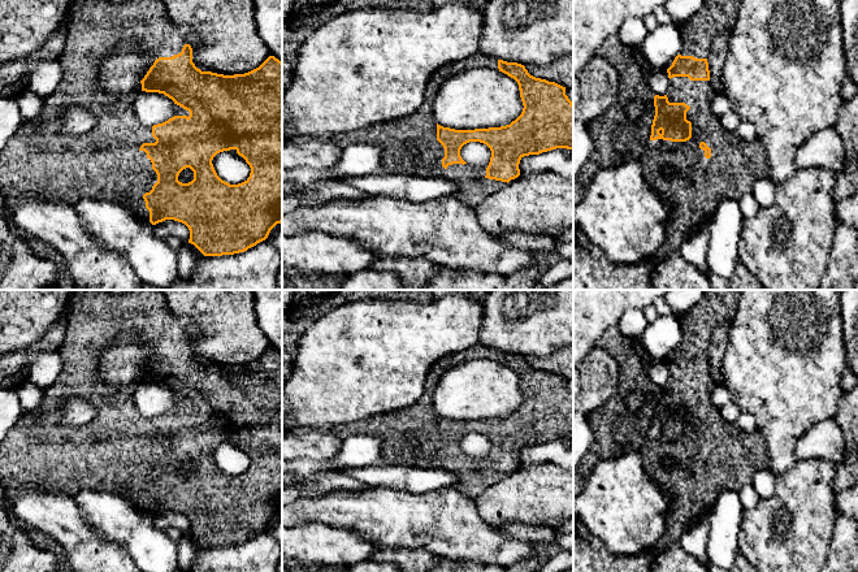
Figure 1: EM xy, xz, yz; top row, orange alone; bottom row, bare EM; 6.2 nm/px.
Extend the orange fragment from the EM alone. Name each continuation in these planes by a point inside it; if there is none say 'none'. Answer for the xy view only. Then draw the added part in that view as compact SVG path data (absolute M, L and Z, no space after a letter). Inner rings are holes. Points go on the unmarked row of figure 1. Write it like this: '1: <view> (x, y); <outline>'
1: xy (105, 455); M69 290L68 304L65 307L64 313L66 316L66 333L62 344L58 348L58 354L62 360L62 369L56 382L44 390L39 408L46 413L46 416L34 428L30 428L25 417L22 417L3 439L3 442L0 443L0 484L10 485L10 486L35 485L47 491L65 493L70 497L73 497L75 493L81 490L116 493L122 497L126 497L140 511L150 514L150 502L146 499L146 493L143 490L143 486L152 481L152 477L157 473L157 465L152 460L152 454L147 448L147 445L144 442L140 442L139 439L143 434L155 434L156 430L152 428L152 419L143 416L134 403L133 394L135 389L142 384L142 374L140 373L136 374L134 380L129 384L107 384L100 374L99 356L107 348L113 346L120 335L129 335L129 337L138 335L152 354L155 354L159 348L172 348L174 346L181 344L183 337L188 335L191 321L186 317L174 316L170 313L170 311L166 308L165 296L161 292L161 290L127 290L121 295L114 295L108 290ZM73 398L81 398L86 400L95 410L94 419L86 425L70 426L62 422L64 407Z

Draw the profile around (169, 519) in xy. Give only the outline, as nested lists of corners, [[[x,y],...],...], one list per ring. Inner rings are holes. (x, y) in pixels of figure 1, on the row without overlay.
[[[165,511],[153,516],[153,526],[160,530],[165,530],[166,528],[178,528],[186,533],[190,530],[188,519],[174,511]]]

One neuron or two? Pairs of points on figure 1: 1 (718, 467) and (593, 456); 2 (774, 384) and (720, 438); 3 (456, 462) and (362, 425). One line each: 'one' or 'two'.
1: two
2: two
3: one

